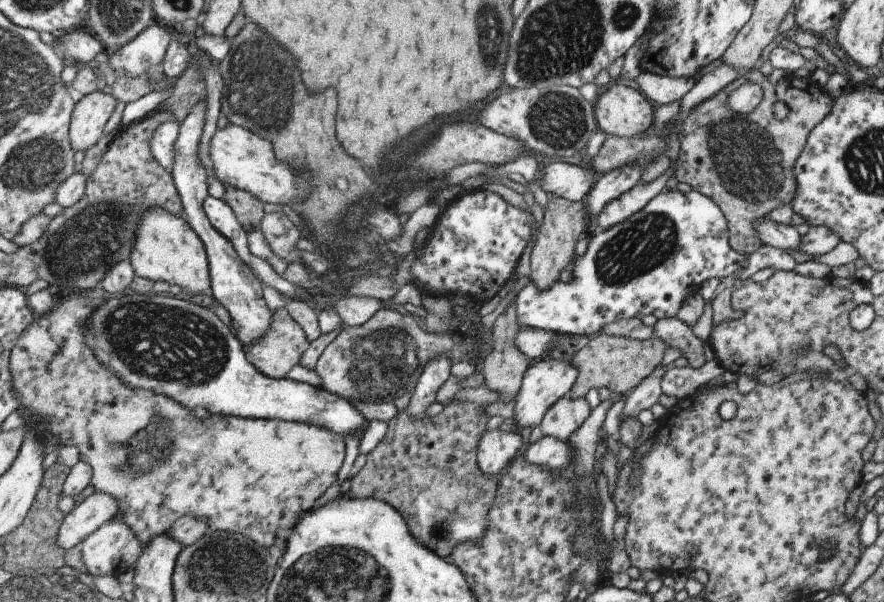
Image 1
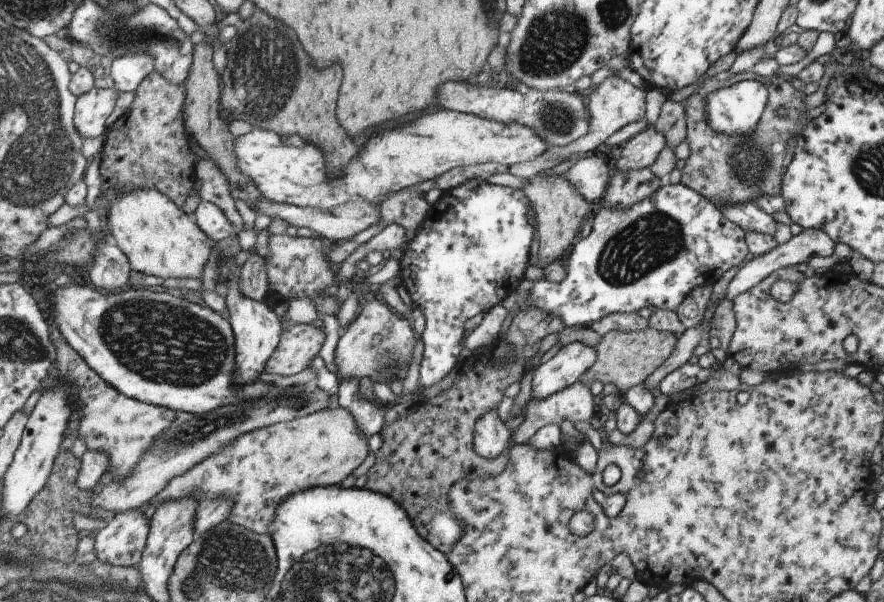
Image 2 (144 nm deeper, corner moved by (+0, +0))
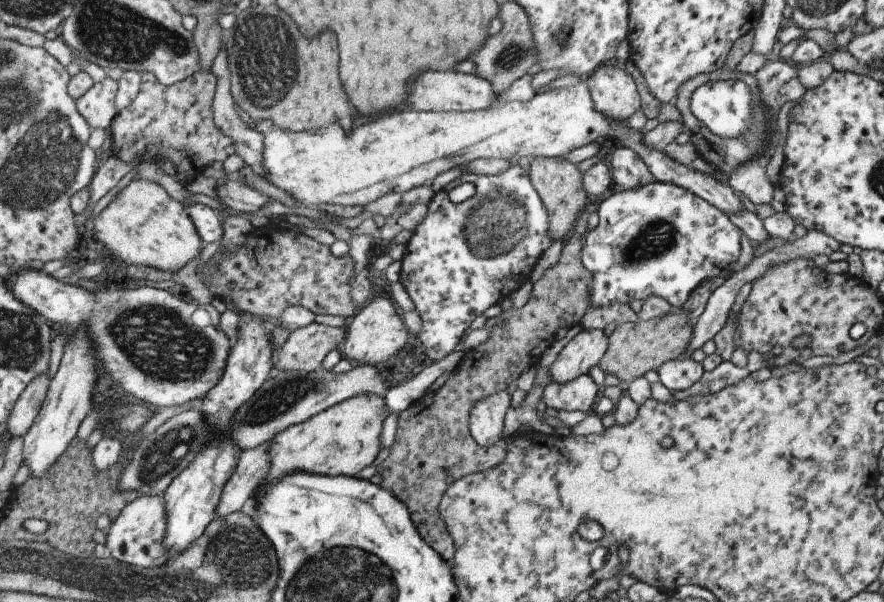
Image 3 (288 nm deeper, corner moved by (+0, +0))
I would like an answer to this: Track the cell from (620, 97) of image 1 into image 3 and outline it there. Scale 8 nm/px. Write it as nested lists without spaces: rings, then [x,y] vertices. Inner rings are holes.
[[[601,64],[593,74],[585,76],[585,82],[589,84],[589,90],[591,90],[591,98],[593,98],[593,104],[595,108],[611,118],[613,122],[625,122],[631,114],[635,114],[639,110],[639,94],[637,94],[637,88],[635,88],[635,82],[633,78],[619,66],[609,66],[609,64]]]

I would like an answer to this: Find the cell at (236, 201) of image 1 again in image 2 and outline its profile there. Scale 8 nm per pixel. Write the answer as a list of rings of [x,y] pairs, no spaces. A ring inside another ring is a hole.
[[[201,42],[201,44],[195,46],[195,64],[193,64],[191,76],[185,84],[189,88],[187,90],[187,104],[185,104],[187,128],[191,130],[197,144],[207,152],[207,156],[211,160],[215,160],[221,166],[221,170],[227,174],[227,178],[231,180],[231,186],[233,186],[233,196],[239,198],[239,200],[245,200],[249,204],[249,208],[255,210],[255,204],[265,194],[257,186],[257,182],[241,170],[241,162],[239,162],[239,156],[237,156],[237,138],[229,130],[229,124],[237,122],[237,120],[227,120],[225,118],[223,80],[217,74],[215,64],[213,64],[213,44],[211,42]]]

